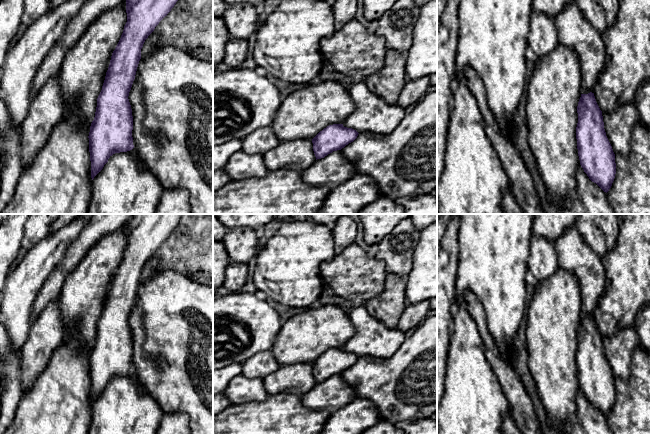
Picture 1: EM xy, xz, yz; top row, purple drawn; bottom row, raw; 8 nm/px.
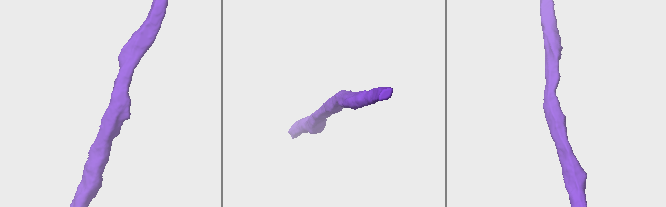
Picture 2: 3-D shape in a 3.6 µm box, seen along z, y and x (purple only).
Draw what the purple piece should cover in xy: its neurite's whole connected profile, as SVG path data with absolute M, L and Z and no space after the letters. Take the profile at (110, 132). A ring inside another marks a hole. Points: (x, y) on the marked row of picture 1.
M126 0L127 22L112 53L102 90L97 98L92 122L82 123L70 108L55 126L47 143L19 179L12 200L1 214L88 214L92 182L115 153L127 152L133 145L133 116L128 99L141 49L159 22L178 0Z

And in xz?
M334 80L313 82L283 97L270 126L281 142L310 139L317 160L341 150L357 138L359 133L356 130L343 126L344 120L354 110L355 104L344 85Z

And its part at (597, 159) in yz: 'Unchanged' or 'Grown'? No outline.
Grown

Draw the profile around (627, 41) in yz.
M620 0L614 23L602 34L606 62L594 91L602 112L612 112L617 106L634 102L639 121L650 129L650 0Z

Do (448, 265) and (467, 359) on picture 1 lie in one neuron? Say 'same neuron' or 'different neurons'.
same neuron

